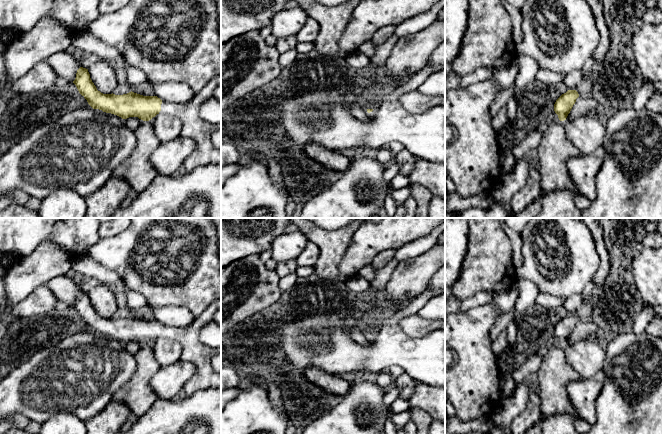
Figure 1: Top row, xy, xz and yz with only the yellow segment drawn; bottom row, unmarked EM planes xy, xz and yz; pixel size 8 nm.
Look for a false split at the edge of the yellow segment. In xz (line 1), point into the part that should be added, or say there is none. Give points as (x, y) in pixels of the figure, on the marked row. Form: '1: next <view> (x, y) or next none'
1: next none

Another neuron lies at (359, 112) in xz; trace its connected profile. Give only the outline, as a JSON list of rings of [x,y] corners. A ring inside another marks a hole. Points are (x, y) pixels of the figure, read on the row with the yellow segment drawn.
[[[354,102],[349,106],[351,114],[362,122],[368,122],[367,108],[362,107],[358,103]]]

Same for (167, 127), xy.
[[[157,114],[149,120],[161,144],[181,136],[182,121],[175,115]]]

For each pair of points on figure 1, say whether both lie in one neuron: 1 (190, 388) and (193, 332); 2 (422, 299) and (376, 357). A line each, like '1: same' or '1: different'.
1: same
2: same

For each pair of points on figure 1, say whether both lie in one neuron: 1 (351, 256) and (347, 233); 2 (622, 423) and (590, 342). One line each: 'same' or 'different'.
1: different
2: different

